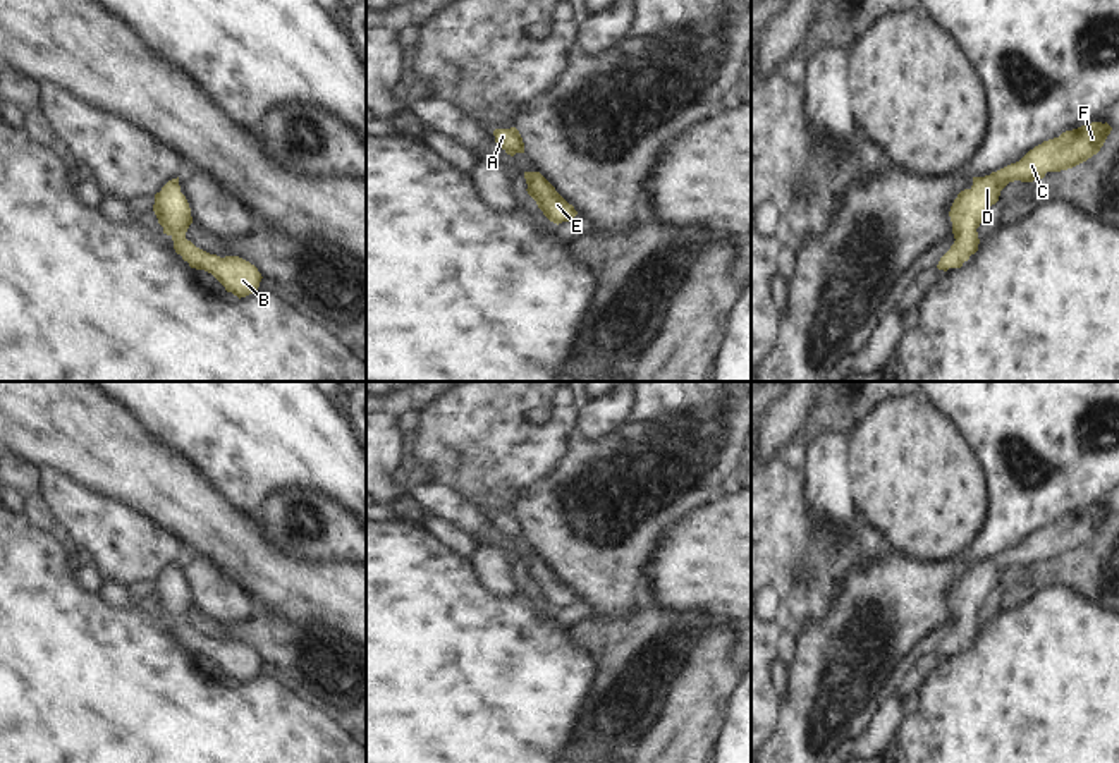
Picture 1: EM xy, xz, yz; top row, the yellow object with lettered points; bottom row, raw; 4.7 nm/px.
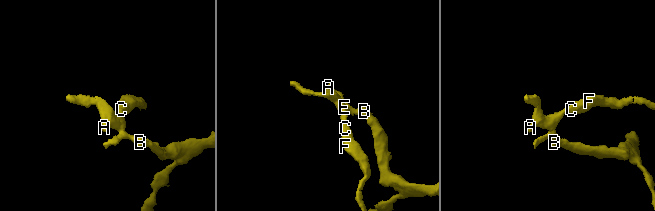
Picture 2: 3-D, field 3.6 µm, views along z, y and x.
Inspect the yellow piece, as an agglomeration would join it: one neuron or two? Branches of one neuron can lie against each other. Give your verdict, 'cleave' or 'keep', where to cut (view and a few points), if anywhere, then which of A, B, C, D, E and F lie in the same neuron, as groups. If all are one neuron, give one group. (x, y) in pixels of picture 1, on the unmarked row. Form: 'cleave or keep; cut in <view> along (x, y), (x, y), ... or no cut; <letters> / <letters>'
keep; no cut; A B C D E F

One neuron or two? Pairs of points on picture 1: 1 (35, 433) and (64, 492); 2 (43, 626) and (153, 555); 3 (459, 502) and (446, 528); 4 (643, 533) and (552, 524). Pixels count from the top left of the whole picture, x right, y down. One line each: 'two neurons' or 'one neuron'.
1: two neurons
2: two neurons
3: two neurons
4: one neuron

